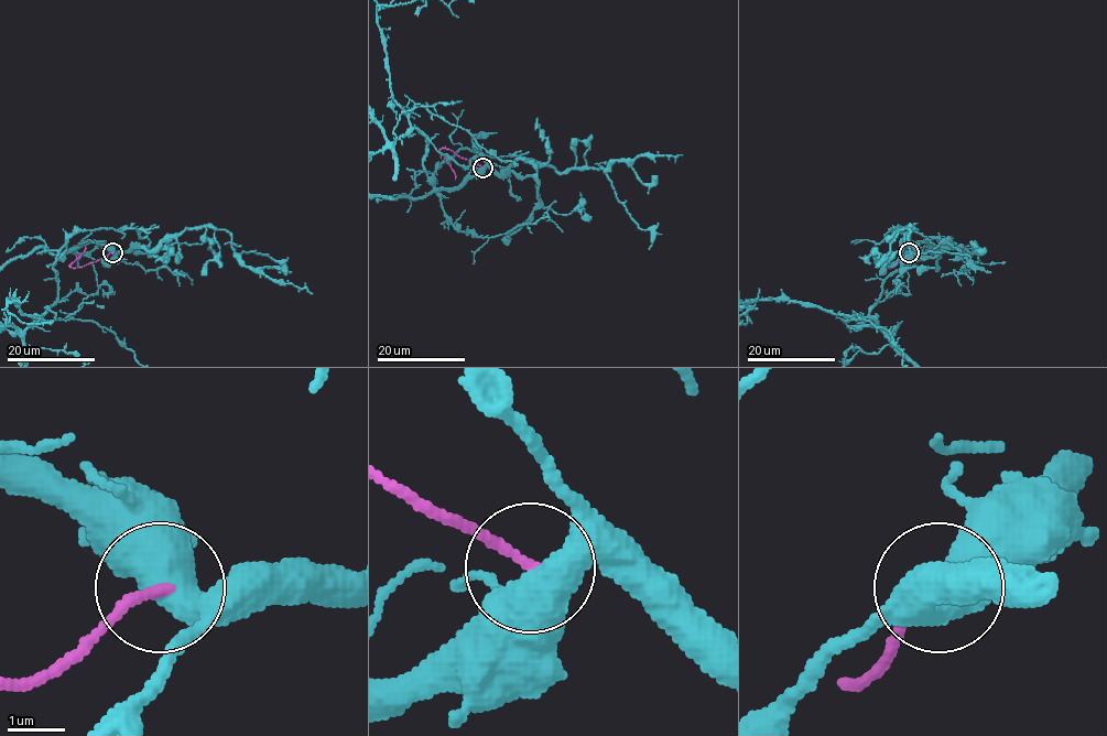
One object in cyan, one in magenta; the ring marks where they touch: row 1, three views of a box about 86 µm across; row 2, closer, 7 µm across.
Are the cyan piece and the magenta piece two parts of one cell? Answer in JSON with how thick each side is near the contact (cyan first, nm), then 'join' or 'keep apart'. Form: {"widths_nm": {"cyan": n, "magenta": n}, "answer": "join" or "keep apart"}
{"widths_nm": {"cyan": 550, "magenta": 160}, "answer": "keep apart"}

